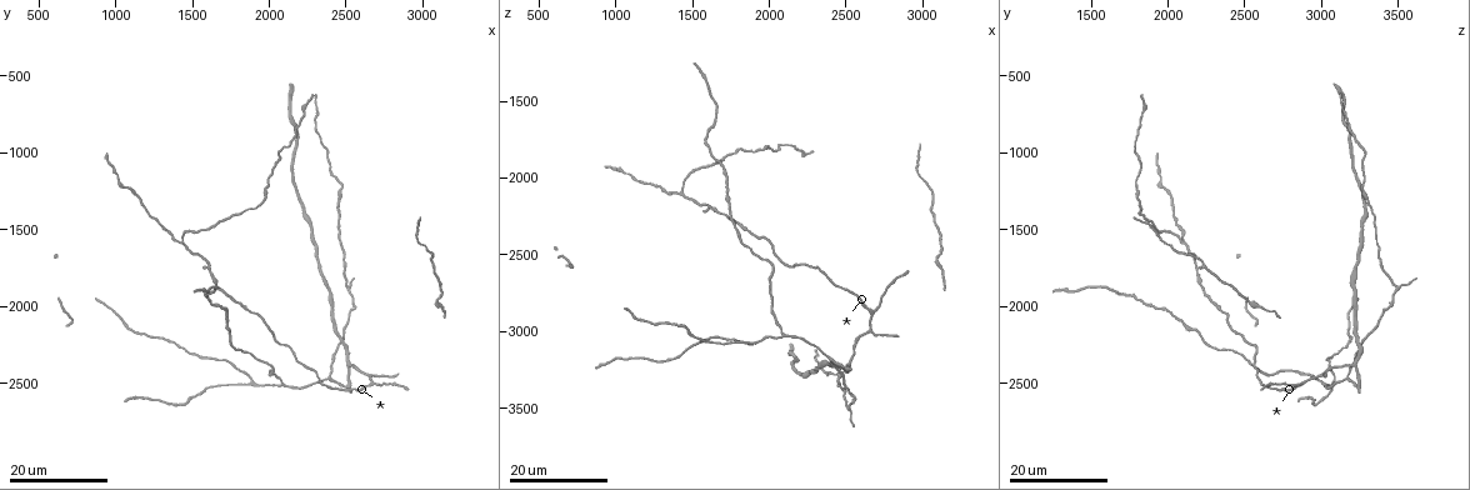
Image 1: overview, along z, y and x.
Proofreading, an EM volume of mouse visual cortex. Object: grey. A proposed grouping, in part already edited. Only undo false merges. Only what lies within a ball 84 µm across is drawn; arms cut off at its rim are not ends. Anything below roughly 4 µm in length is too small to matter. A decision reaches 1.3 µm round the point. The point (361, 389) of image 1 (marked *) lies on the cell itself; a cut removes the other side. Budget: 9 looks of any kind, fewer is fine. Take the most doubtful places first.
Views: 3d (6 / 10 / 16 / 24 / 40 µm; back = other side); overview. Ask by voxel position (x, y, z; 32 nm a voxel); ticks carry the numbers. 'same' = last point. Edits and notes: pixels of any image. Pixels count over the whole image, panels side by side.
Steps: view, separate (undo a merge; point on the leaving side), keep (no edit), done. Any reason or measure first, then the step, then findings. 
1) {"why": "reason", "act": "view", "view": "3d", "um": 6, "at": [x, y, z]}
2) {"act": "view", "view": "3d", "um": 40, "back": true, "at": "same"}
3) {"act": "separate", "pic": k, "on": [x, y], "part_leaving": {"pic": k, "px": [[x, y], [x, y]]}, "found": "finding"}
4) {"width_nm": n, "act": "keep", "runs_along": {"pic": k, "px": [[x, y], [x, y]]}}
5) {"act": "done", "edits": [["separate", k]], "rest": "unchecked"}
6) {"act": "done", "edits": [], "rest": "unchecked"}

{"why": "branch point", "act": "view", "view": "3d", "um": 16, "at": [2500, 2400, 3220]}

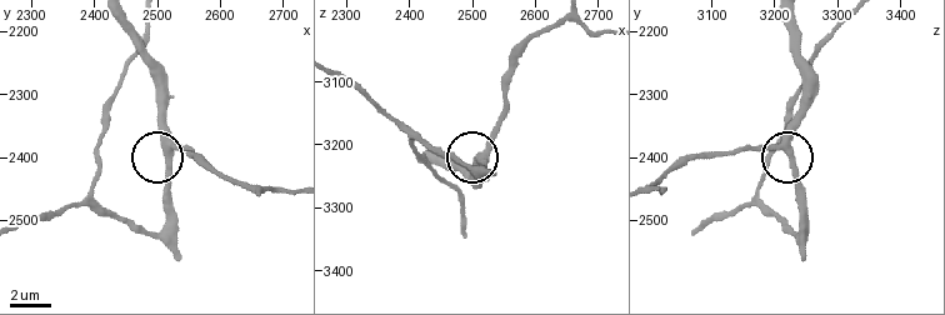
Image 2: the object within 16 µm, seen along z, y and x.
{"act": "view", "view": "3d", "um": 6, "at": [2520, 2385, 3220]}

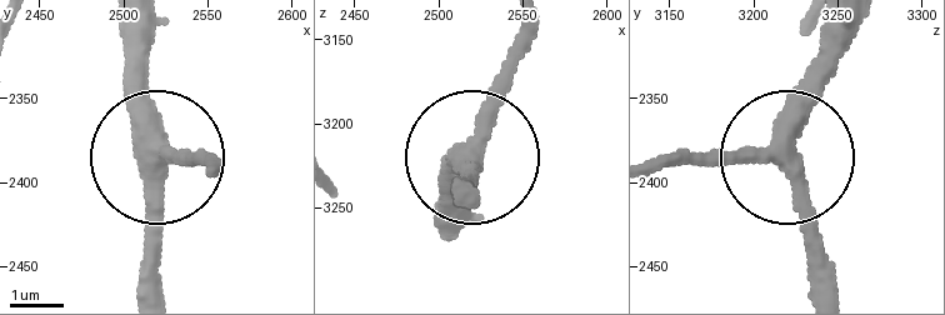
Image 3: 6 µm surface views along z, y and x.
{"width_nm": 360, "act": "keep", "runs_along": {"pic": 3, "px": [[663, 165], [770, 161], [824, 31]]}, "found": "all the same cell"}

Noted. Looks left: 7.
{"why": "branch point", "act": "view", "view": "3d", "um": 24, "at": [2400, 2440, 3180]}

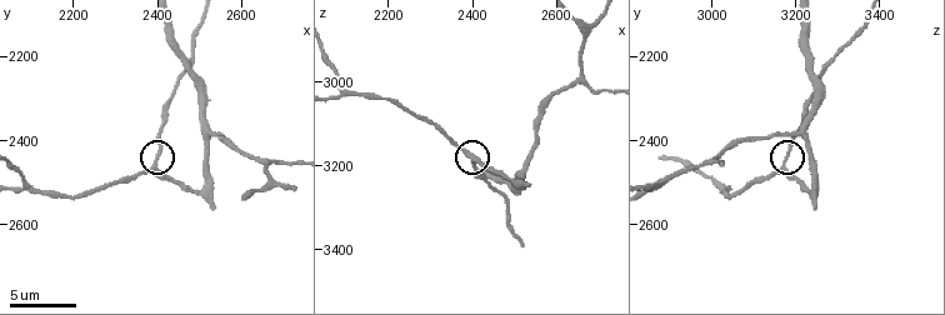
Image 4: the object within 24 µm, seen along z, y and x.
{"why": "zoom in", "act": "view", "view": "3d", "um": 6, "at": [2390, 2460, 3170]}

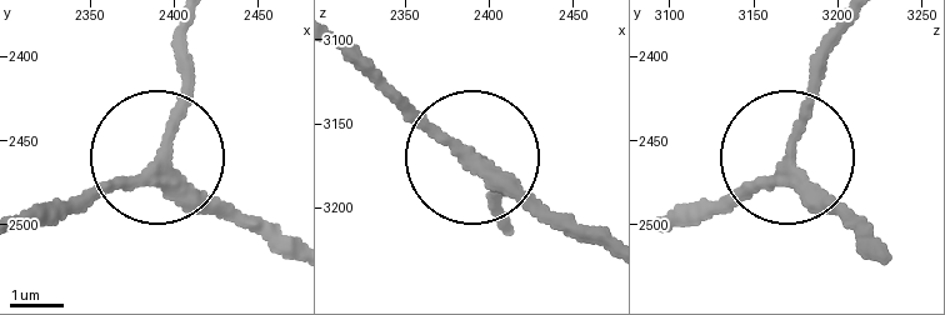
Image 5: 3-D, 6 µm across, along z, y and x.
{"width_nm": 220, "act": "keep", "runs_along": {"pic": 5, "px": [[881, 241], [788, 146], [828, 30]]}, "found": "continuous, no second cell"}

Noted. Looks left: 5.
{"why": "three-way junction", "act": "view", "view": "3d", "um": 16, "at": [1900, 2480, 3080]}

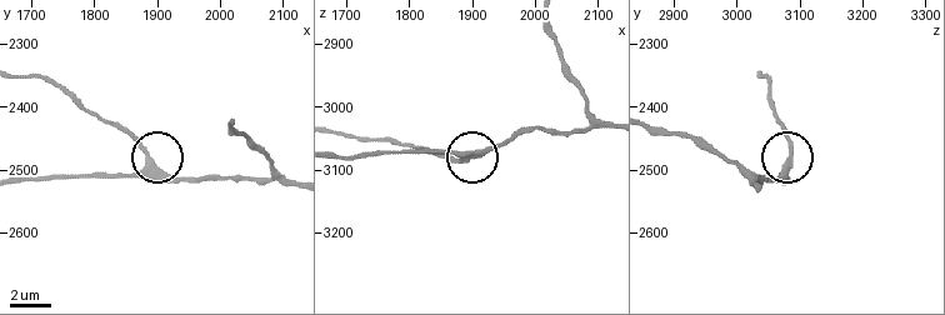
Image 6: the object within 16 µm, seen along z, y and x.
{"act": "view", "view": "3d", "um": 10, "at": [1885, 2490, 3075]}

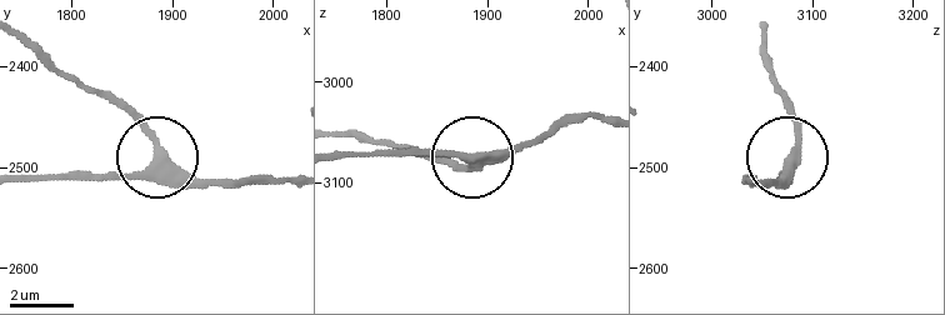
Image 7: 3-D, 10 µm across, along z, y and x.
{"arms": 3, "act": "keep", "runs_along": {"pic": 7, "px": [[289, 185], [216, 185], [160, 159], [120, 178], [58, 178]]}, "found": "all the same cell"}

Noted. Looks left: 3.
{"why": "three arms meet", "act": "view", "view": "3d", "um": 10, "at": [2675, 2495, 2885]}

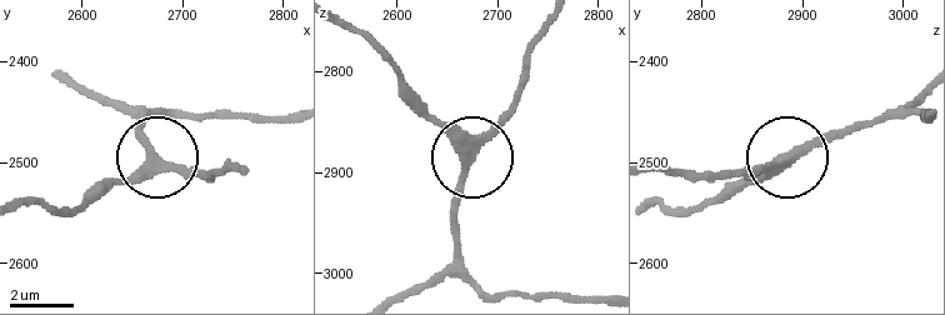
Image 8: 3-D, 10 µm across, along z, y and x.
{"arms": 3, "act": "keep", "runs_along": {"pic": 8, "px": [[698, 204], [728, 199], [779, 159], [723, 173]]}, "found": "continuous, no second cell"}

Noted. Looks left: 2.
{"act": "done", "edits": [], "rest": "unchecked"}

